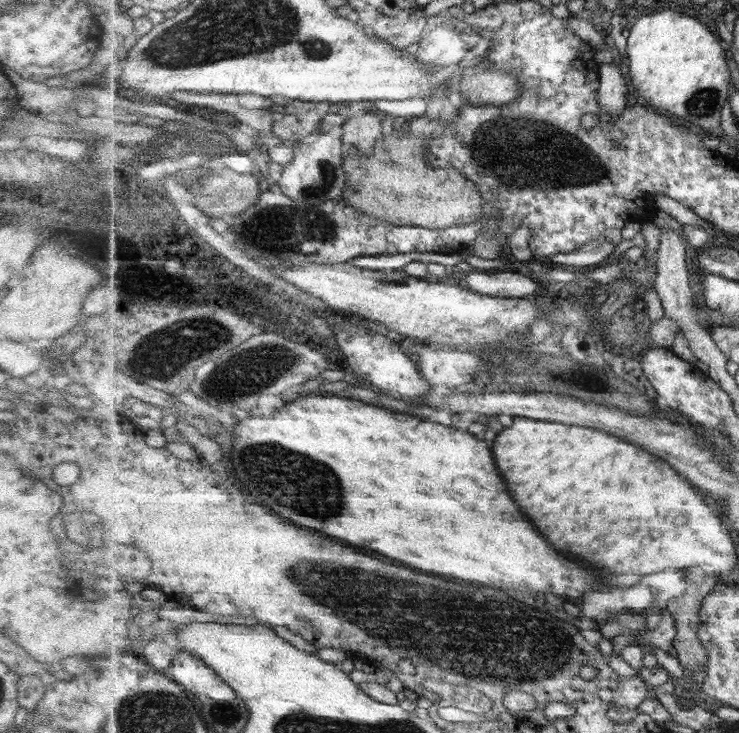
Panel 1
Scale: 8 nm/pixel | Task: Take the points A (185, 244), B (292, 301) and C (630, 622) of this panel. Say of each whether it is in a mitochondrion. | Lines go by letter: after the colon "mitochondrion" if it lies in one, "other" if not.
A: other
B: other
C: mitochondrion

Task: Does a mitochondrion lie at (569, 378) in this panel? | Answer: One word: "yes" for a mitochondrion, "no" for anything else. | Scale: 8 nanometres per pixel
yes

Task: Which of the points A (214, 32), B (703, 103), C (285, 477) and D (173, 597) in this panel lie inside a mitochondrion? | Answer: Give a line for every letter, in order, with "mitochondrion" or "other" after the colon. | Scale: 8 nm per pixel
A: mitochondrion
B: mitochondrion
C: mitochondrion
D: other

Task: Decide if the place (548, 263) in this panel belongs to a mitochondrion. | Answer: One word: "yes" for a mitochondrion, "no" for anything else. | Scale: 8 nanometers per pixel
no

